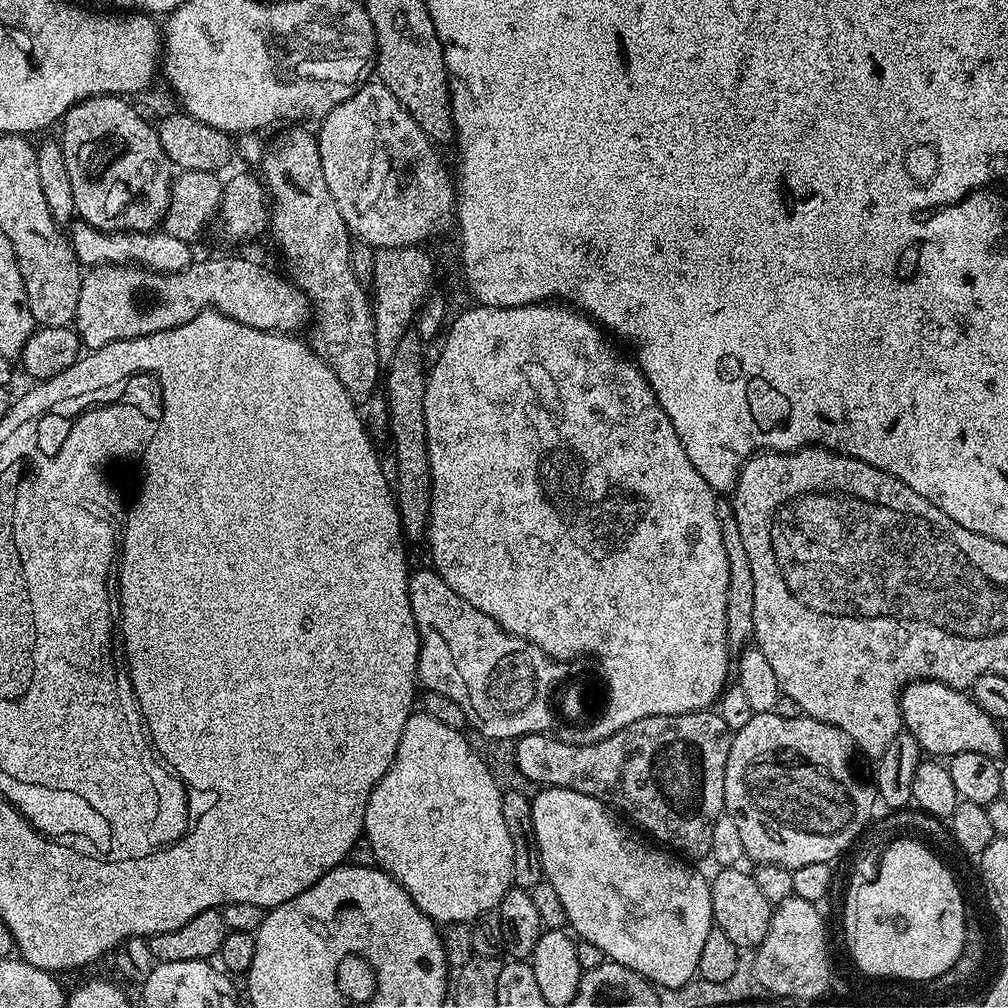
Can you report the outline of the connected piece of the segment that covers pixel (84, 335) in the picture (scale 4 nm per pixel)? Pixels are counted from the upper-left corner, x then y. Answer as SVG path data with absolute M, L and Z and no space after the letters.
M228 256L225 260L197 259L180 272L157 272L139 264L97 264L83 273L84 281L78 294L78 310L74 329L80 336L85 349L101 348L115 340L129 340L139 336L158 334L174 326L190 322L198 314L211 311L234 318L242 326L267 332L299 333L299 328L311 321L314 313L307 292L293 284L287 275L279 276L252 260L243 260L240 256Z

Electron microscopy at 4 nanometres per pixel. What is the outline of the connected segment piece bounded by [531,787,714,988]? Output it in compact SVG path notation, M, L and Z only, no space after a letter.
M541 787L537 796L531 797L532 813L534 814L534 838L538 846L538 854L542 858L542 870L544 879L554 886L558 898L562 898L562 906L566 906L568 924L576 927L575 935L582 940L594 942L598 950L602 950L605 957L611 963L621 964L630 970L634 970L645 980L661 988L680 988L687 980L697 975L698 954L702 954L702 946L706 942L706 934L710 934L714 927L712 907L710 906L710 884L703 880L692 868L683 864L679 855L649 842L647 839L636 840L637 833L627 823L619 824L617 813L598 798L590 798L590 794L578 794L578 790L566 790L565 788Z

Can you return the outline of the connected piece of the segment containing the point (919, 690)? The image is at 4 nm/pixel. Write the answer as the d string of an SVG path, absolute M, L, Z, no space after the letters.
M915 680L904 688L900 696L900 719L921 749L932 758L951 758L959 752L986 754L1000 758L1004 752L1001 725L972 700L967 691L951 688L933 680Z

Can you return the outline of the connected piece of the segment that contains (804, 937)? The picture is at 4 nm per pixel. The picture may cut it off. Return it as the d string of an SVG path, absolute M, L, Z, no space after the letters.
M793 895L773 907L770 930L760 947L755 949L752 960L752 969L756 971L758 982L762 982L765 993L773 992L776 998L791 999L795 995L812 996L824 988L827 975L824 945L830 936L826 931L826 920L820 917L816 908L819 907L813 901Z

